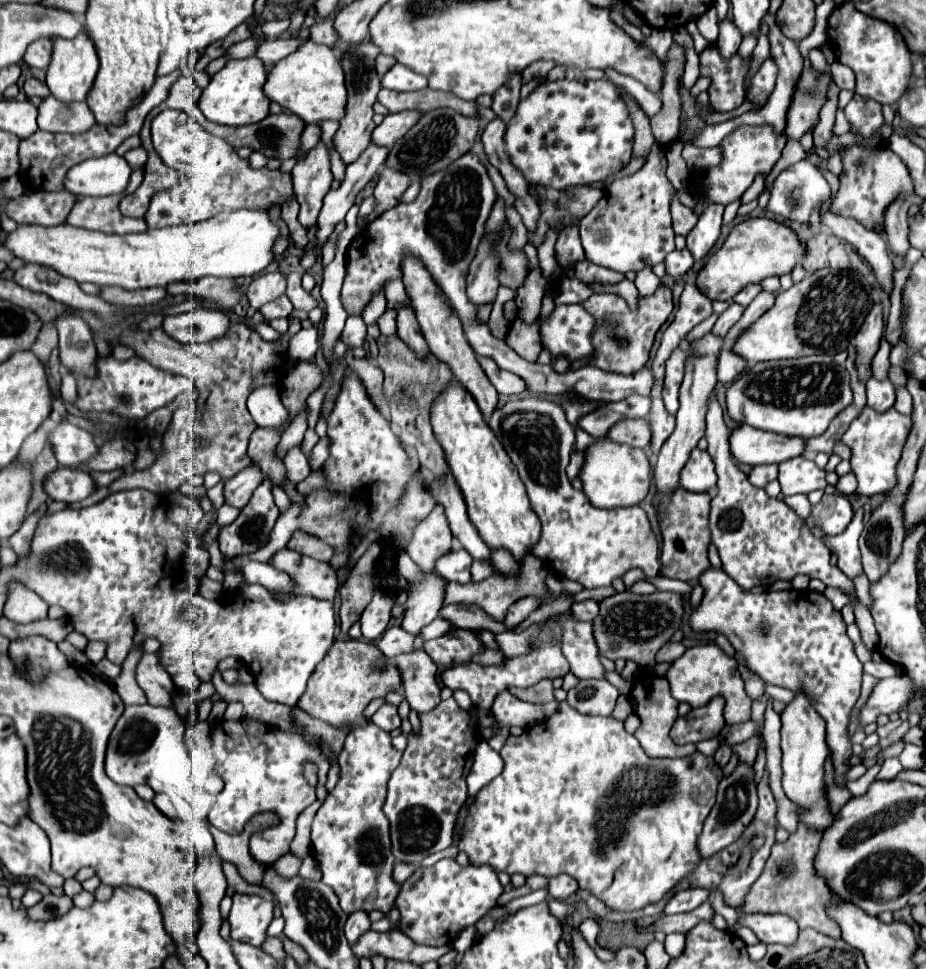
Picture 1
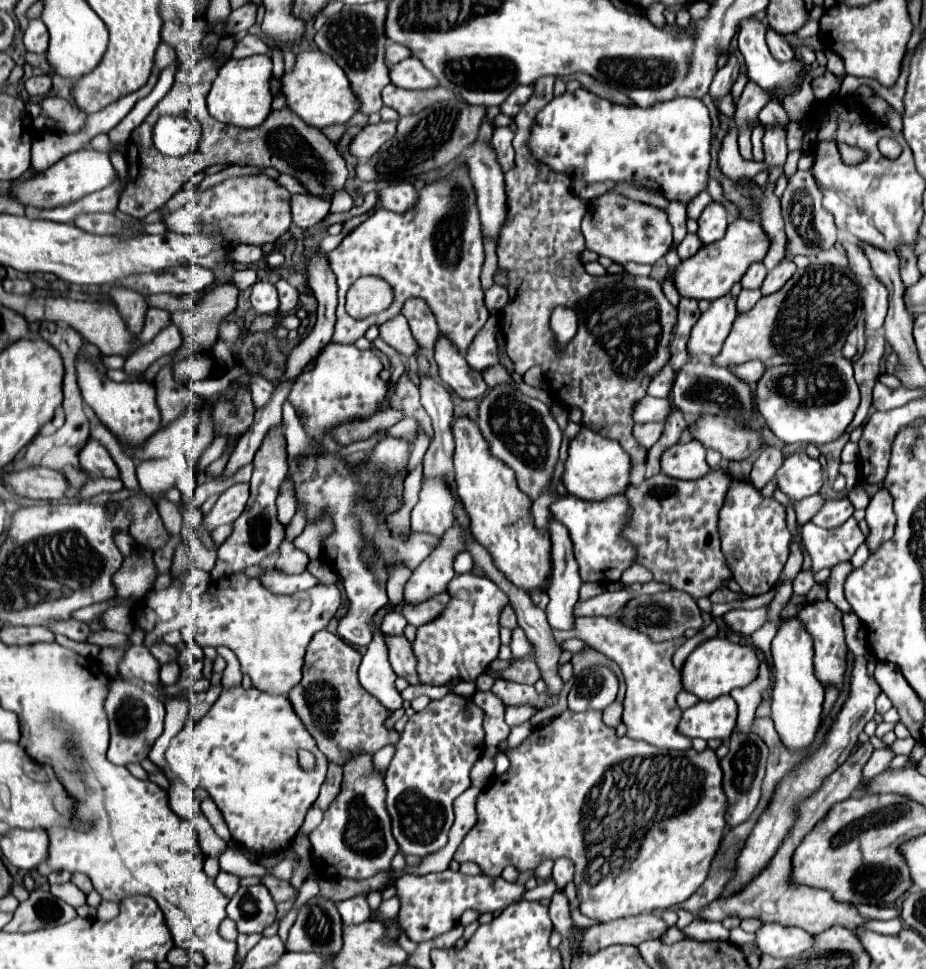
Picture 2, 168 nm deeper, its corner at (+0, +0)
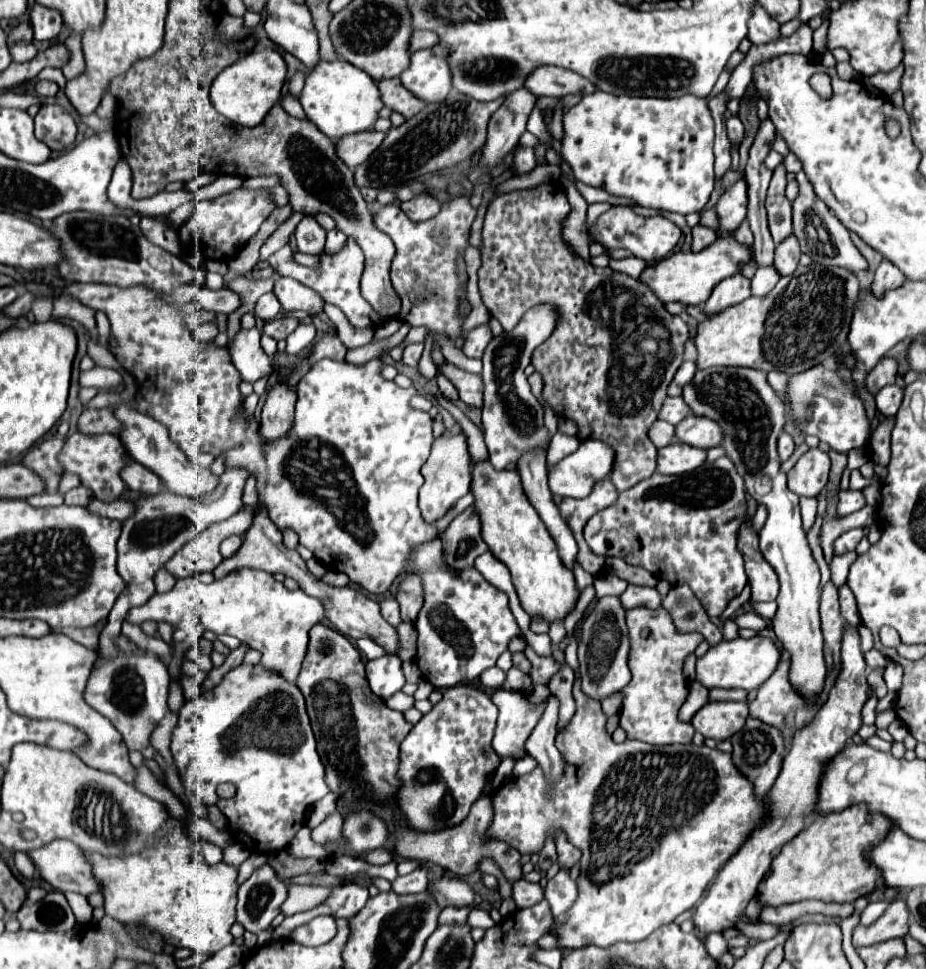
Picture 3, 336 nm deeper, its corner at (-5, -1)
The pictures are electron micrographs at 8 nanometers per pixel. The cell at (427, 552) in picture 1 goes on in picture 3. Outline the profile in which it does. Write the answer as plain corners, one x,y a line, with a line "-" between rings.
445,432
433,440
431,456
421,468
425,484
419,490
419,508
425,522
431,524
433,520
439,520
441,516
445,516
449,506
453,506
459,498
463,498
469,492
471,470
473,470
473,464
467,450
467,436
463,432
457,432
457,434

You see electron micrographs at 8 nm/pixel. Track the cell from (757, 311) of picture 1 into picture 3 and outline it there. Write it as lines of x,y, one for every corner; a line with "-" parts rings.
791,234
791,238
785,238
785,242
779,242
775,248
775,268
779,270
779,274
781,276
793,274
799,264
799,256
801,250
795,234

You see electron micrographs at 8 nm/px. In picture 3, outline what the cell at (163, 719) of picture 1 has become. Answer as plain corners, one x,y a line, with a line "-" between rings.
119,634
115,638
115,646
117,656
113,658
105,658
101,654
97,656
83,698
89,706
93,706
97,712
101,712
105,718
113,722
113,726
123,734
127,748
143,750
149,744
149,734
169,710
167,692
171,676
167,672
165,662
159,656
141,650
127,636

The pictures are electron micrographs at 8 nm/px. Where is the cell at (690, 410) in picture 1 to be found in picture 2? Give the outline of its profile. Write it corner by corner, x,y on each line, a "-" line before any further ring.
726,295
712,301
712,307
704,311
698,323
692,327
692,333
688,339
690,359
716,357
716,353
720,353
732,329
734,319
736,319
736,299

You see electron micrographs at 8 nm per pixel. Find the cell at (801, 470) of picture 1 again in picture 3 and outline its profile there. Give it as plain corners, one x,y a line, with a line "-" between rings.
811,448
787,472
789,490
799,496
817,496
827,484
829,466
831,462
827,452
821,452
819,448

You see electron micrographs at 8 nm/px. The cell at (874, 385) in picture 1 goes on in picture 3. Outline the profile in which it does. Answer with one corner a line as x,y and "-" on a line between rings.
893,384
893,386
885,386
877,396
875,396
875,404
877,404
877,410
889,418
889,416
895,416
899,406
901,406
901,400
903,400
903,388

